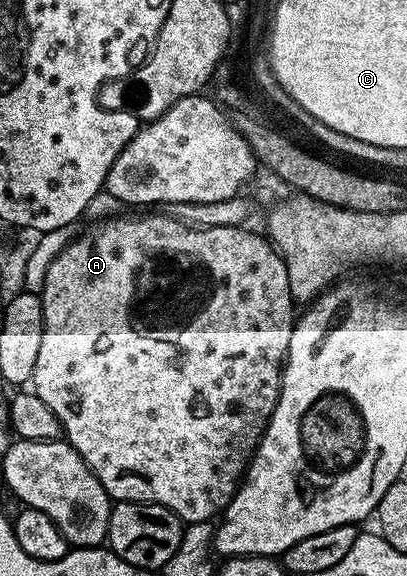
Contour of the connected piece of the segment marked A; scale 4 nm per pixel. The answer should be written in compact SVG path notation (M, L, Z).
M121 214L116 218L104 221L98 227L101 229L94 236L78 235L70 240L69 245L57 255L55 262L51 262L51 266L45 275L45 285L39 293L41 305L43 306L45 329L43 330L43 342L39 345L39 359L35 362L35 374L31 381L31 388L39 398L43 398L43 402L47 402L47 406L51 406L51 410L55 410L55 414L61 423L64 439L80 454L85 465L95 474L95 478L99 478L103 490L107 490L110 501L127 504L161 504L167 510L174 512L186 525L212 521L218 514L224 513L225 507L232 502L233 496L238 490L239 481L244 477L245 470L249 467L249 462L252 460L254 452L257 451L257 444L261 441L261 435L263 435L266 426L269 424L269 419L275 410L277 399L281 393L281 374L285 366L291 334L295 327L295 315L293 316L295 301L287 282L287 266L281 253L264 235L261 235L262 237L256 236L255 233L248 232L245 226L236 228L228 228L227 226L191 228L188 224L184 224L182 220L176 220L172 214L165 214L165 216L125 215Z

